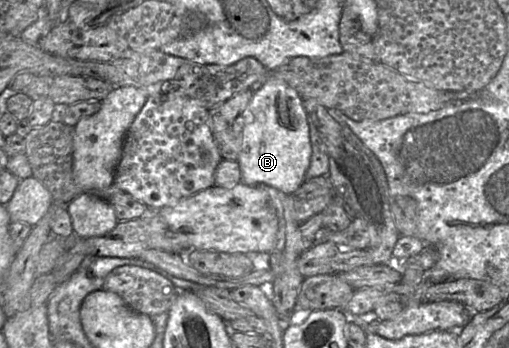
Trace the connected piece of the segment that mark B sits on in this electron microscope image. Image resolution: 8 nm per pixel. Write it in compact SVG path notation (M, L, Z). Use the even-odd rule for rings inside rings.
M269 78L254 92L248 105L238 156L241 182L246 185L266 184L291 195L305 180L311 160L308 118L303 99L283 80Z

